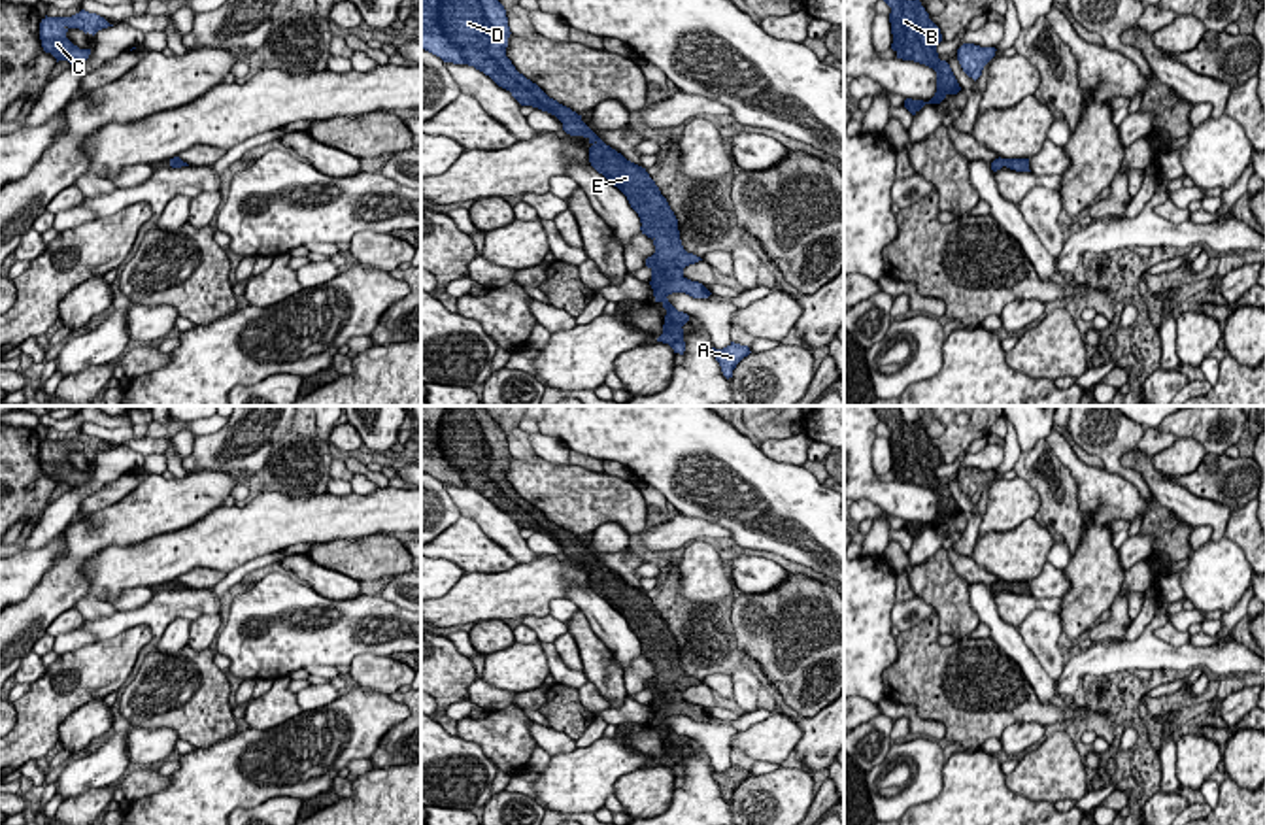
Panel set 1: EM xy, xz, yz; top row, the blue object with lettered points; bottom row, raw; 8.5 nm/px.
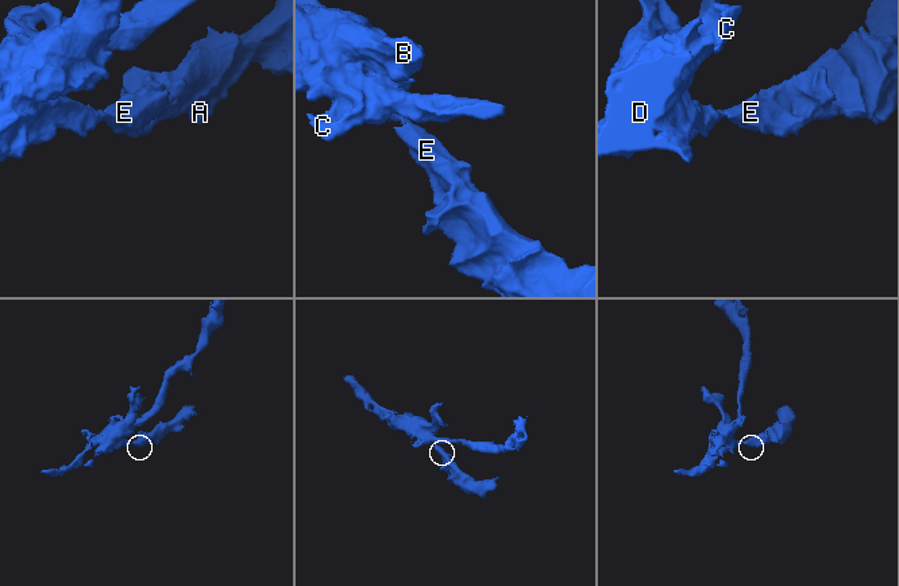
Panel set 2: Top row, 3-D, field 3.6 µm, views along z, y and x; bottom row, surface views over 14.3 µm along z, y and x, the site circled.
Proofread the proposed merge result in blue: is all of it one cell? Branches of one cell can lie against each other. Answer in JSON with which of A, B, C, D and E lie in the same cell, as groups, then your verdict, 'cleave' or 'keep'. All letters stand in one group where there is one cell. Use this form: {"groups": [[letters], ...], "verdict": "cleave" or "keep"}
{"groups": [["A", "B", "C", "D", "E"]], "verdict": "keep"}

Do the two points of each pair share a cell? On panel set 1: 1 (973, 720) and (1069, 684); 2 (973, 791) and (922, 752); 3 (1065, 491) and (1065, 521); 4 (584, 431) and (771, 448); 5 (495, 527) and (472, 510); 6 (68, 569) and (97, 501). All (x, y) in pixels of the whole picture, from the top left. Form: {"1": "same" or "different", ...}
{"1": "different", "2": "different", "3": "same", "4": "different", "5": "same", "6": "different"}

